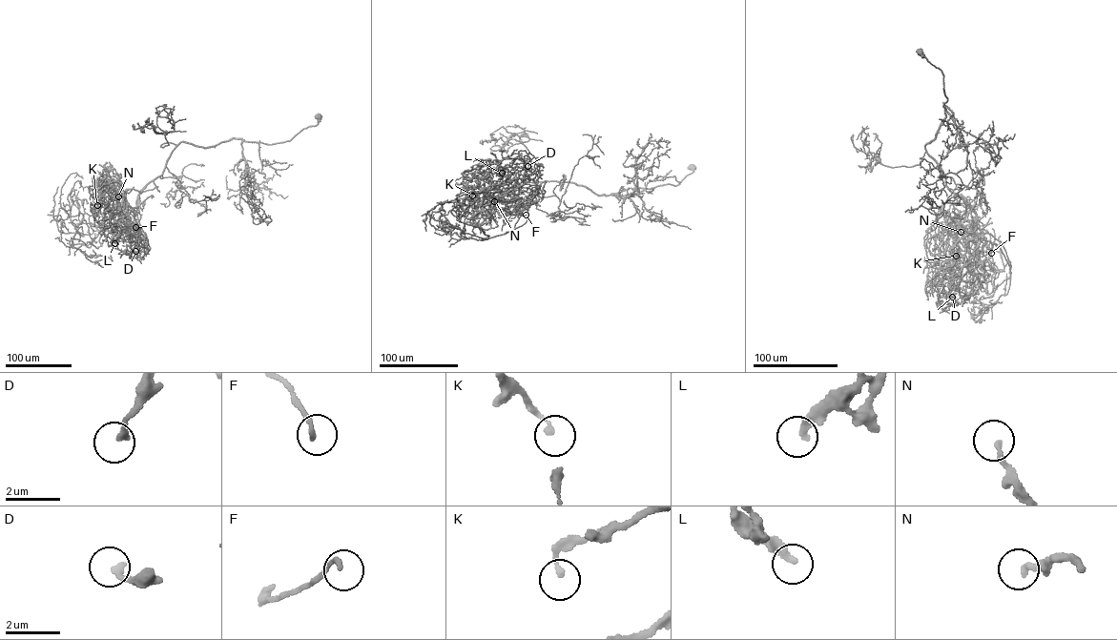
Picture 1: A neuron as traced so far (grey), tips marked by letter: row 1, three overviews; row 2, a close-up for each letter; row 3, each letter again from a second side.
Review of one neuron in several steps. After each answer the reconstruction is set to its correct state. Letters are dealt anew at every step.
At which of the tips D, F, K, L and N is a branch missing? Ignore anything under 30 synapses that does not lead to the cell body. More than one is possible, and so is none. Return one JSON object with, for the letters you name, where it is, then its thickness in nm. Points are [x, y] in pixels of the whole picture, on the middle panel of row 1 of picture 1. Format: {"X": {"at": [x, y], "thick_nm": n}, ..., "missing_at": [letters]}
{"missing_at": []}

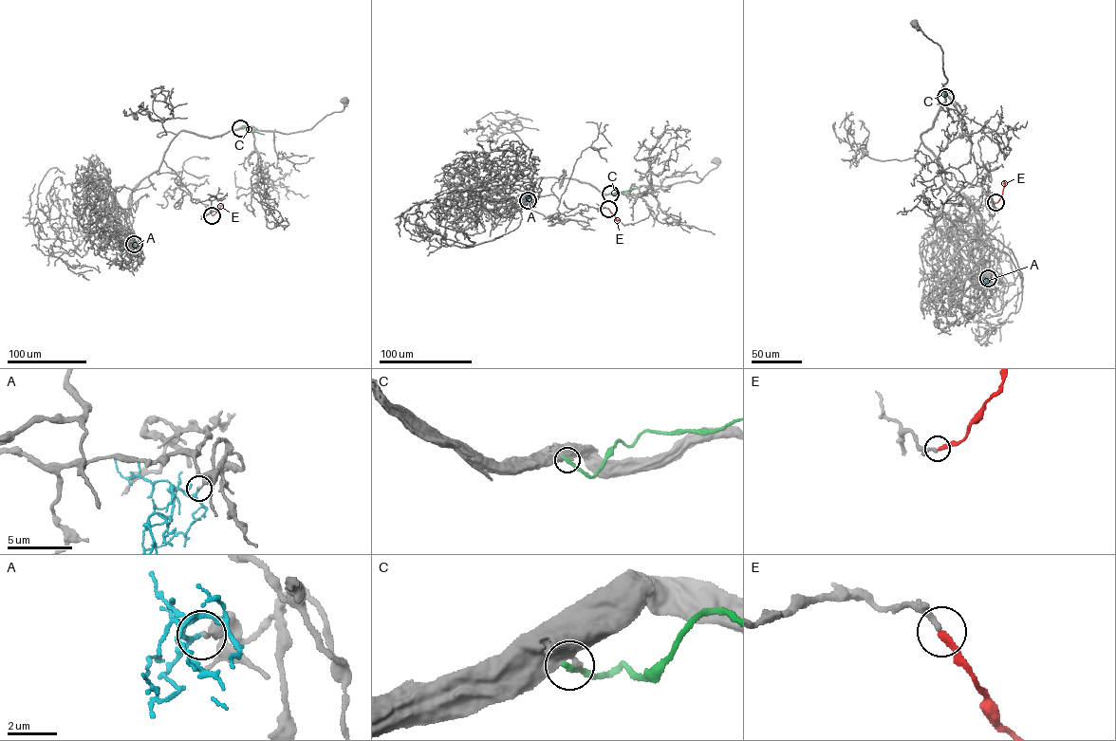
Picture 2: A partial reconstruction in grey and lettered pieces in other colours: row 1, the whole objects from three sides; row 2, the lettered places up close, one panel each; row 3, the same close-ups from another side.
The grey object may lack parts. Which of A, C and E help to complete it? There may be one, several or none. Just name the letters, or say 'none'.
E

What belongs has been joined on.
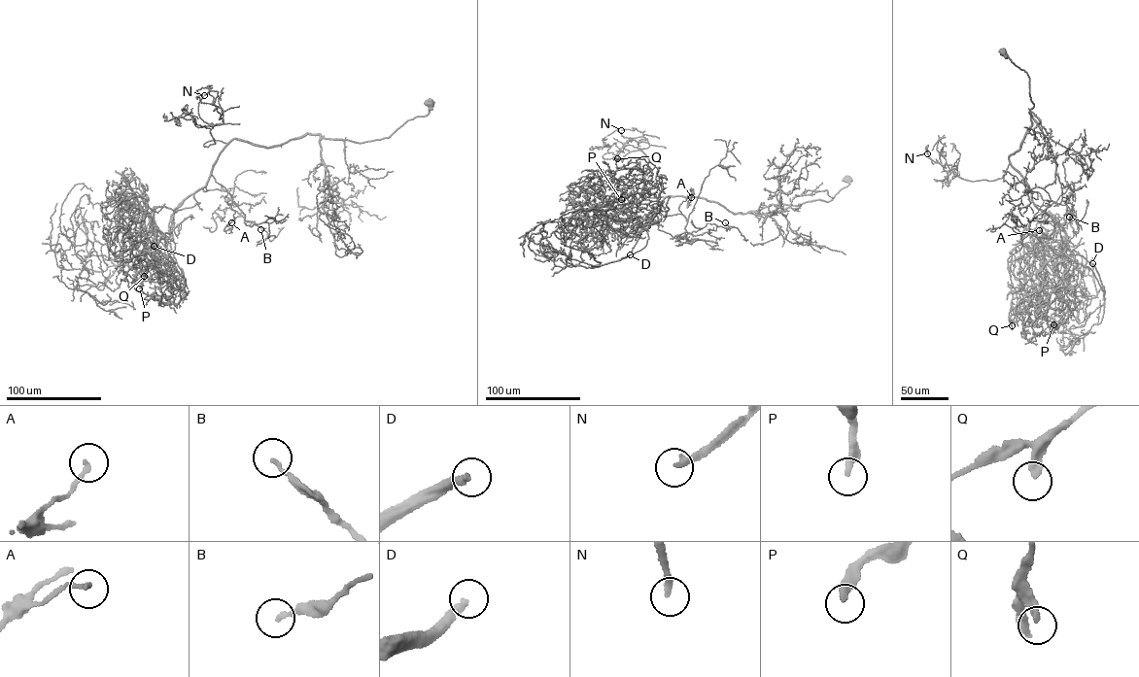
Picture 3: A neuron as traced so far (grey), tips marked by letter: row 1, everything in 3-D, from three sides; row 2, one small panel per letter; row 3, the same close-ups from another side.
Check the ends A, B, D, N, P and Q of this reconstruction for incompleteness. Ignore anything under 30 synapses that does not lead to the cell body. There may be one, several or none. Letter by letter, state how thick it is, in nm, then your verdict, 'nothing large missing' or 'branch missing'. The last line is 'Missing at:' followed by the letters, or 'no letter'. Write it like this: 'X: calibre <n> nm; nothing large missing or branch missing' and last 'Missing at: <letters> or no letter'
A: calibre 170 nm; nothing large missing
B: calibre 150 nm; nothing large missing
D: calibre 280 nm; nothing large missing
N: calibre 240 nm; branch missing
P: calibre 280 nm; nothing large missing
Q: calibre 280 nm; nothing large missing
Missing at: N

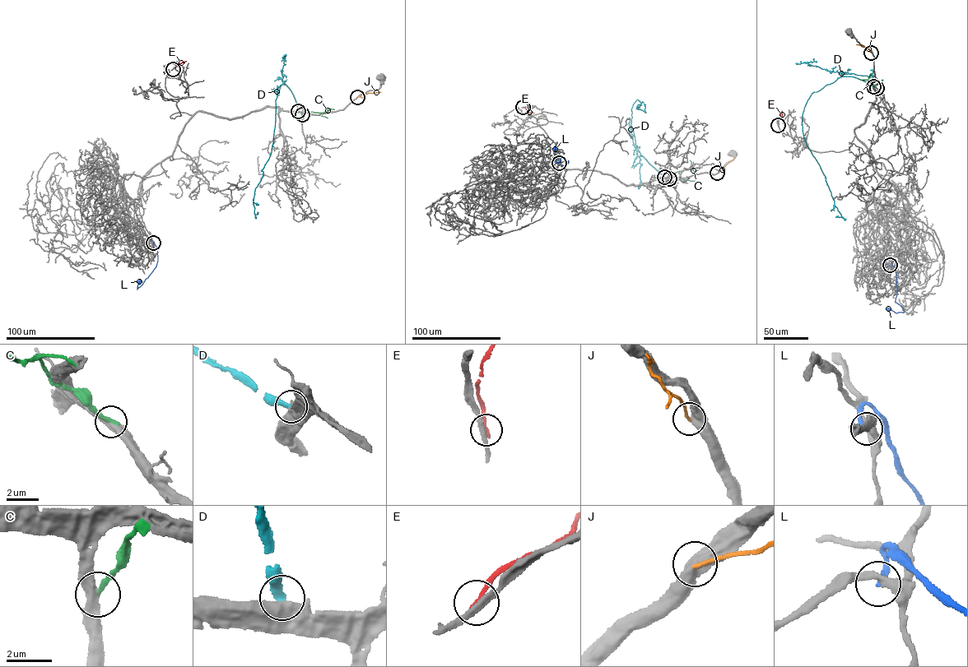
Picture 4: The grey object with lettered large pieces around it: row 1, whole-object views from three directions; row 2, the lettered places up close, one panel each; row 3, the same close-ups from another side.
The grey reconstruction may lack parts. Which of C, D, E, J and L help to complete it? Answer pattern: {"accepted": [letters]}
{"accepted": []}

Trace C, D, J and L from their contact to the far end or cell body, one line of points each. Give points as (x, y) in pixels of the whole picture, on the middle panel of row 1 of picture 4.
C: (669, 178), (677, 171), (698, 170)
D: (664, 177), (636, 147), (631, 124), (631, 109), (637, 99), (641, 104), (636, 108), (643, 111), (644, 104)
J: (717, 173), (736, 155)
L: (559, 163), (564, 166), (569, 160), (561, 155), (556, 162), (555, 147)

